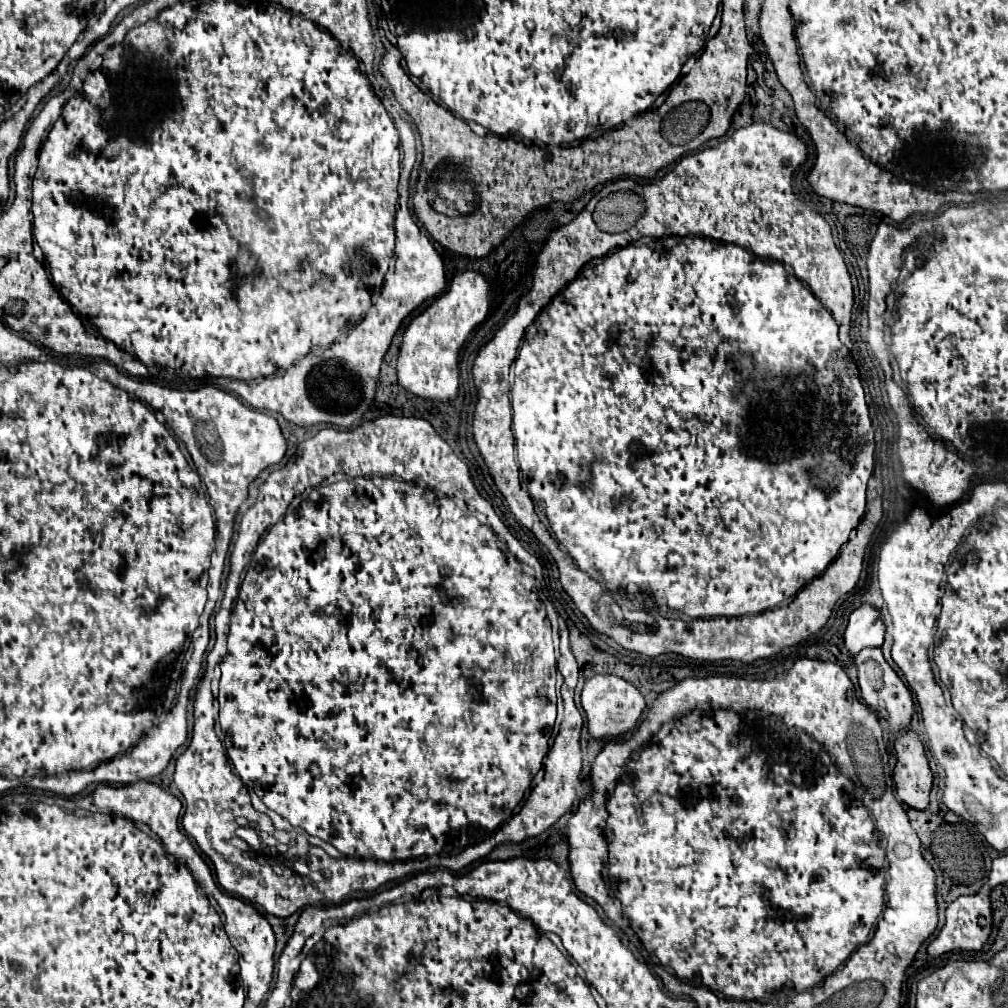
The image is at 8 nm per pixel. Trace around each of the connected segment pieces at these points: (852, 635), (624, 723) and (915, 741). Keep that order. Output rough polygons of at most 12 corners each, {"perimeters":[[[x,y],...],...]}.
{"perimeters":[[[875,605],[849,615],[845,645],[859,649],[883,645],[885,623]],[[595,675],[581,691],[593,737],[637,725],[637,689]],[[911,729],[894,742],[897,795],[913,809],[929,807],[933,771]]]}

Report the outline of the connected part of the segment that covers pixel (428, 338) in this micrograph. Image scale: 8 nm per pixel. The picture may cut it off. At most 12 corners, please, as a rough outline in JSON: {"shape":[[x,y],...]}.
{"shape":[[463,271],[409,323],[399,383],[457,397],[459,349],[487,319],[489,281]]}

